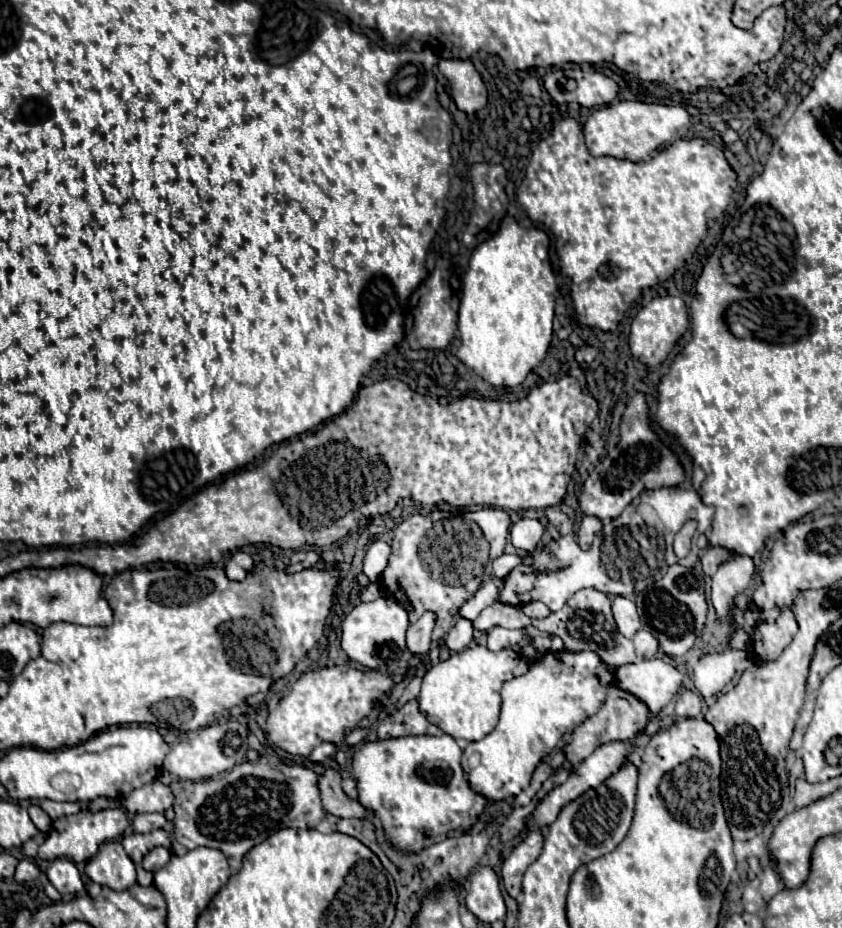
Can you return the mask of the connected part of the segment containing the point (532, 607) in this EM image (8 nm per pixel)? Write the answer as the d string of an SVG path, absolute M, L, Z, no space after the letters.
M529 602L527 606L523 606L523 612L529 618L547 618L551 614L551 610L547 606L543 606L543 602Z

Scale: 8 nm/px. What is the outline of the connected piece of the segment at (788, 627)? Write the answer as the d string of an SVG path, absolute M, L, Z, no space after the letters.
M783 610L775 622L763 622L751 636L751 654L759 660L775 660L797 634L797 620L791 610Z

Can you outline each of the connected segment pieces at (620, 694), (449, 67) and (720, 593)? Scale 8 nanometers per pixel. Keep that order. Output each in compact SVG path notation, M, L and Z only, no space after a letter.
M611 686L607 692L607 702L605 706L591 718L587 718L573 734L571 734L571 742L569 744L561 744L561 750L565 752L565 756L577 756L577 758L587 758L595 748L599 748L601 744L613 742L613 740L633 740L641 730L645 730L649 722L649 708L635 698L633 694L621 690L619 686Z
M439 60L439 70L447 78L459 110L479 112L487 106L487 88L469 60Z
M731 556L731 560L725 560L719 570L713 574L711 584L711 600L719 616L729 614L729 604L733 602L735 594L745 590L751 576L755 572L753 560L749 556Z

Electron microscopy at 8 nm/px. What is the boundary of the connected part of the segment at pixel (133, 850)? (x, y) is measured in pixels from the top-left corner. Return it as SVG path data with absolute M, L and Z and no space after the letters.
M153 830L153 832L149 832L149 834L135 834L135 832L133 832L133 834L125 834L123 840L121 840L121 844L123 844L127 856L129 856L135 864L141 864L143 856L145 856L149 850L153 850L153 848L157 848L157 846L167 846L167 848L171 848L171 838L169 838L169 834L167 834L165 830Z

